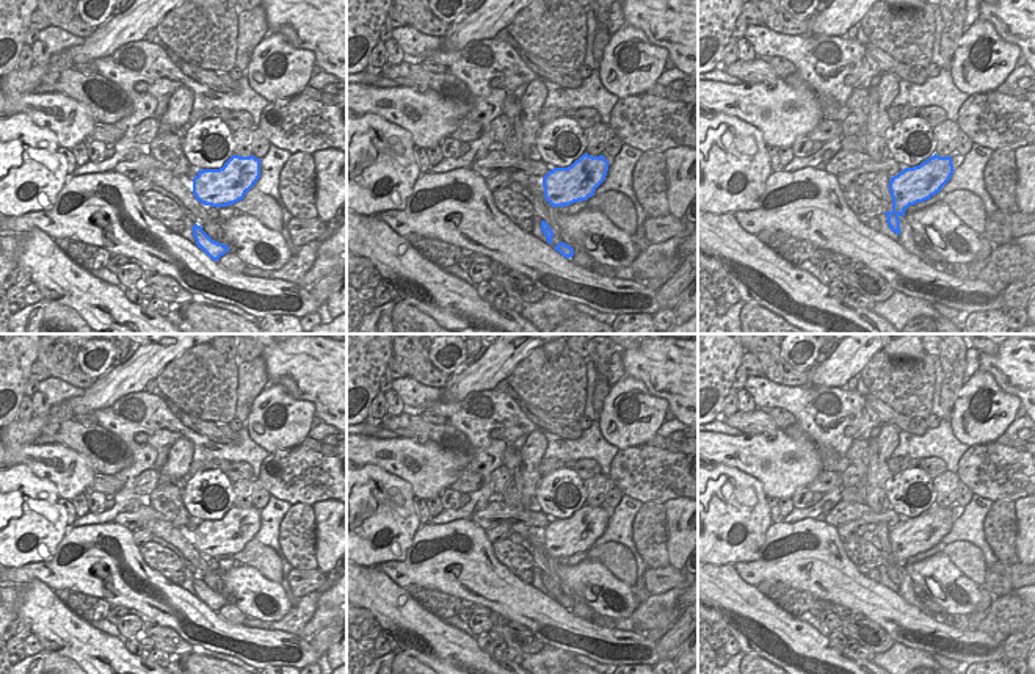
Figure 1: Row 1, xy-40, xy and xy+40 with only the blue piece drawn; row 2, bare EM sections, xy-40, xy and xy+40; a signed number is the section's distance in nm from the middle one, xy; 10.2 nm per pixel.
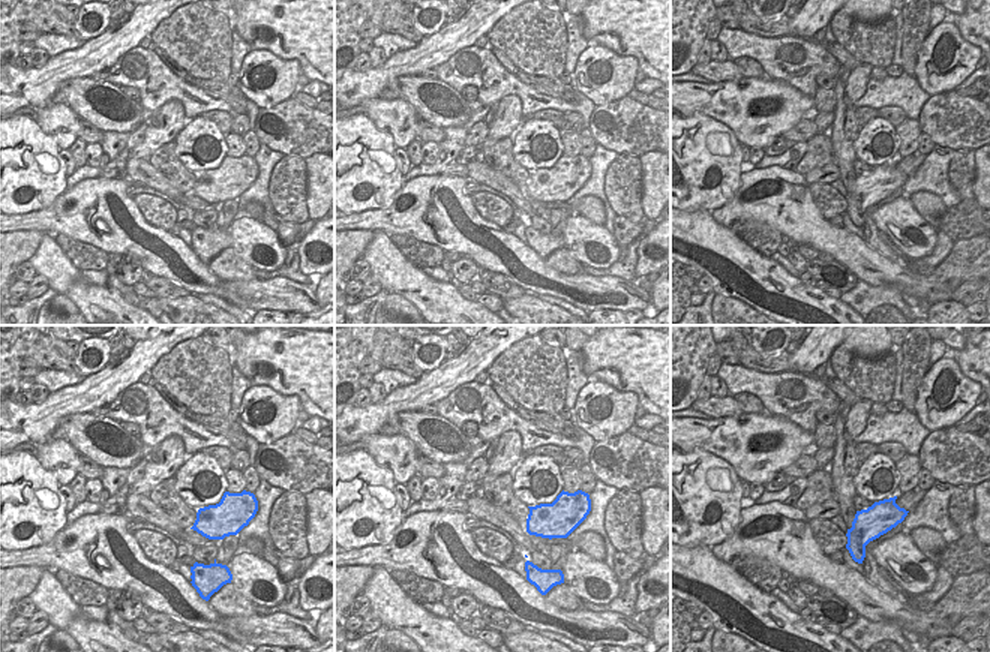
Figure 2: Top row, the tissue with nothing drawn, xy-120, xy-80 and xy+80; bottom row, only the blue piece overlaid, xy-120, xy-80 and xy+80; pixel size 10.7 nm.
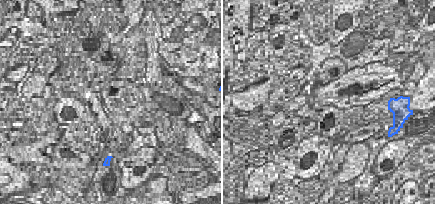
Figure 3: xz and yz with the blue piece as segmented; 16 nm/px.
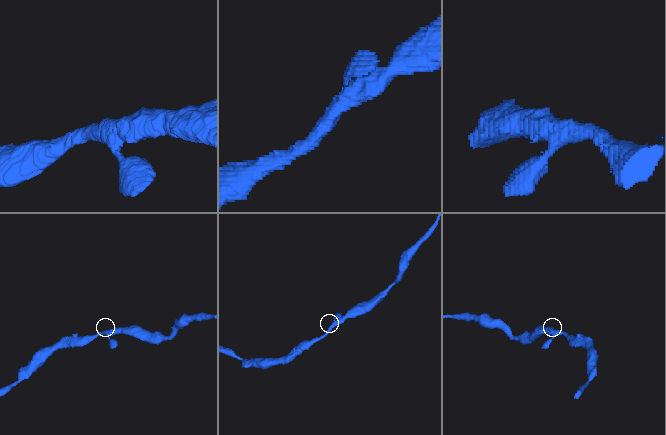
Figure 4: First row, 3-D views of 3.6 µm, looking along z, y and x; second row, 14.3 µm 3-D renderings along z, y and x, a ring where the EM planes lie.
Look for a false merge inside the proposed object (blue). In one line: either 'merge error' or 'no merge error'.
no merge error

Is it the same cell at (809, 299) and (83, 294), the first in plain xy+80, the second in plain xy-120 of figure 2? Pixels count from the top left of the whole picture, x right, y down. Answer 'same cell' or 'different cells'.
same cell

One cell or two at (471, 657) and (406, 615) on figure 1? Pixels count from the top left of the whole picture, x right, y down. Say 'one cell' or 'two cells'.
one cell

